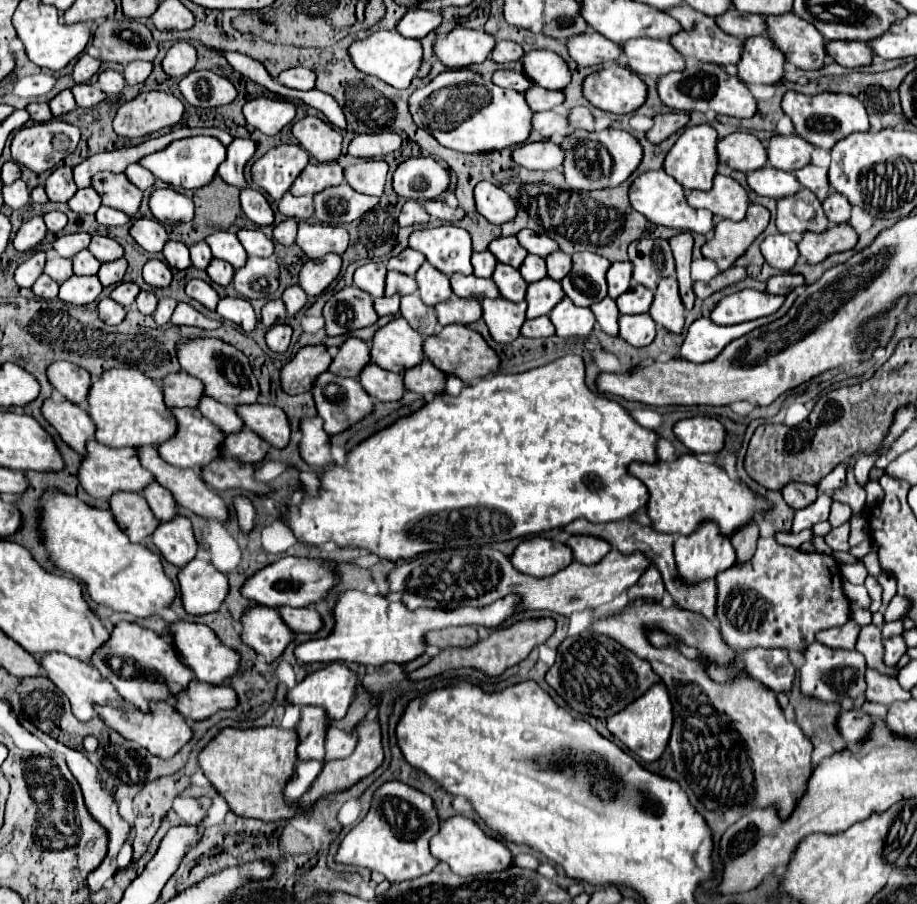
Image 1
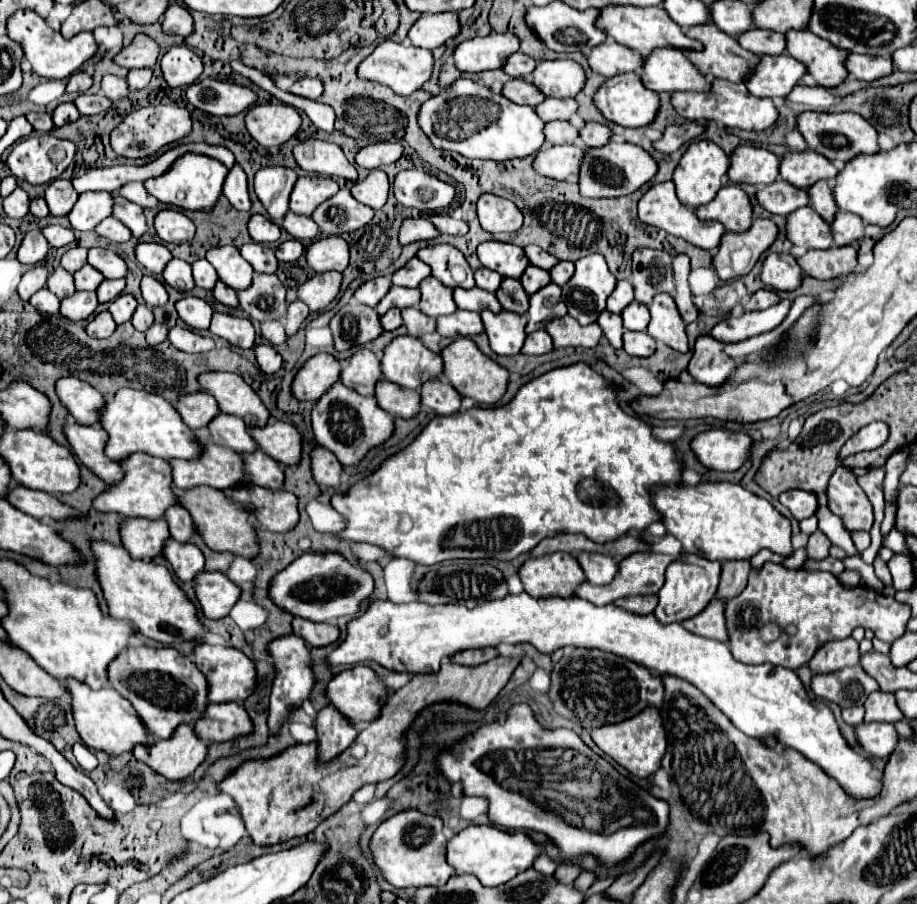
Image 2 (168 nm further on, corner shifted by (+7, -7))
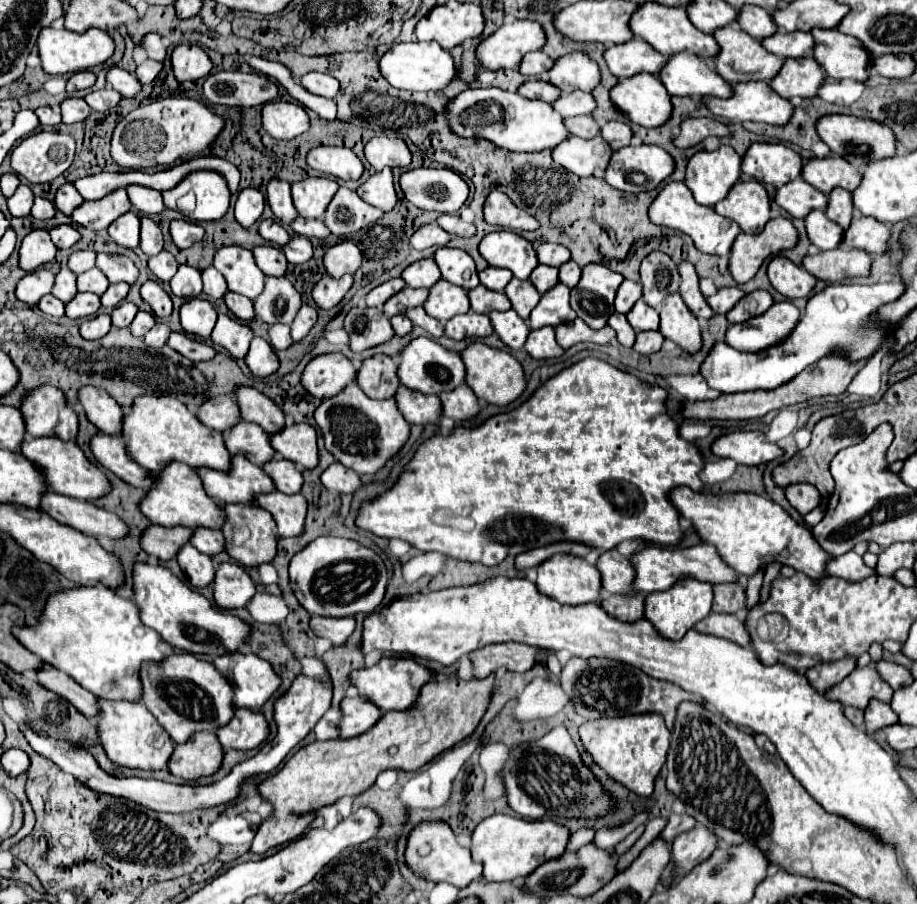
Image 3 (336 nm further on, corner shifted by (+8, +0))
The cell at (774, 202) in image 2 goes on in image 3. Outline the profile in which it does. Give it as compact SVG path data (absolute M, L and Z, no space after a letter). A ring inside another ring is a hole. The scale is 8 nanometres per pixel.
M803 179L789 181L775 191L775 203L791 217L803 219L813 209L825 209L827 195L805 183Z

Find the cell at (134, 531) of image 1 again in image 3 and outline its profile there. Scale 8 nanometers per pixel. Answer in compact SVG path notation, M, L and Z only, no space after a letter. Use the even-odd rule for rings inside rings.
M149 525L141 535L141 549L159 561L169 561L189 541L191 529L177 525L177 529L165 529L163 525Z

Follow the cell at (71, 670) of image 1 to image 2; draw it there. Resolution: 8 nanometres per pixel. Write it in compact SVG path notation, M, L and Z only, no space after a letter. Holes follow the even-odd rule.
M68 680L66 686L72 696L76 730L88 748L92 748L96 752L104 752L108 758L116 758L120 754L132 754L134 746L138 746L138 744L152 746L156 742L156 738L150 736L150 732L138 718L134 706L124 696L120 696L114 688L106 686L102 690L92 690L90 686L86 686L78 680Z

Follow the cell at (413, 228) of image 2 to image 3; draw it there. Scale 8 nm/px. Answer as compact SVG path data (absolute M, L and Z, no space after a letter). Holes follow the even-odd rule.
M427 223L427 225L421 225L413 235L411 235L411 245L415 249L427 249L427 247L443 247L447 245L451 239L451 235L441 229L437 223Z

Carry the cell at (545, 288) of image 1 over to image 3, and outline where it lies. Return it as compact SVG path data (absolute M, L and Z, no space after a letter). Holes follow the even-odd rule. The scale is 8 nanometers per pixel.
M557 283L549 293L541 295L541 301L535 305L533 313L529 315L529 327L541 329L545 325L559 325L565 321L573 321L577 313L573 313L569 305L569 287Z

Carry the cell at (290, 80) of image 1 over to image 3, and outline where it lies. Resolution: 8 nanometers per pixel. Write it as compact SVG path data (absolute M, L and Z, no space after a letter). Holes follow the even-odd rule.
M311 71L307 75L301 77L299 81L305 89L309 89L309 93L313 95L321 95L321 97L335 97L335 93L339 91L339 81L333 79L331 75L327 73L317 73L317 71Z

